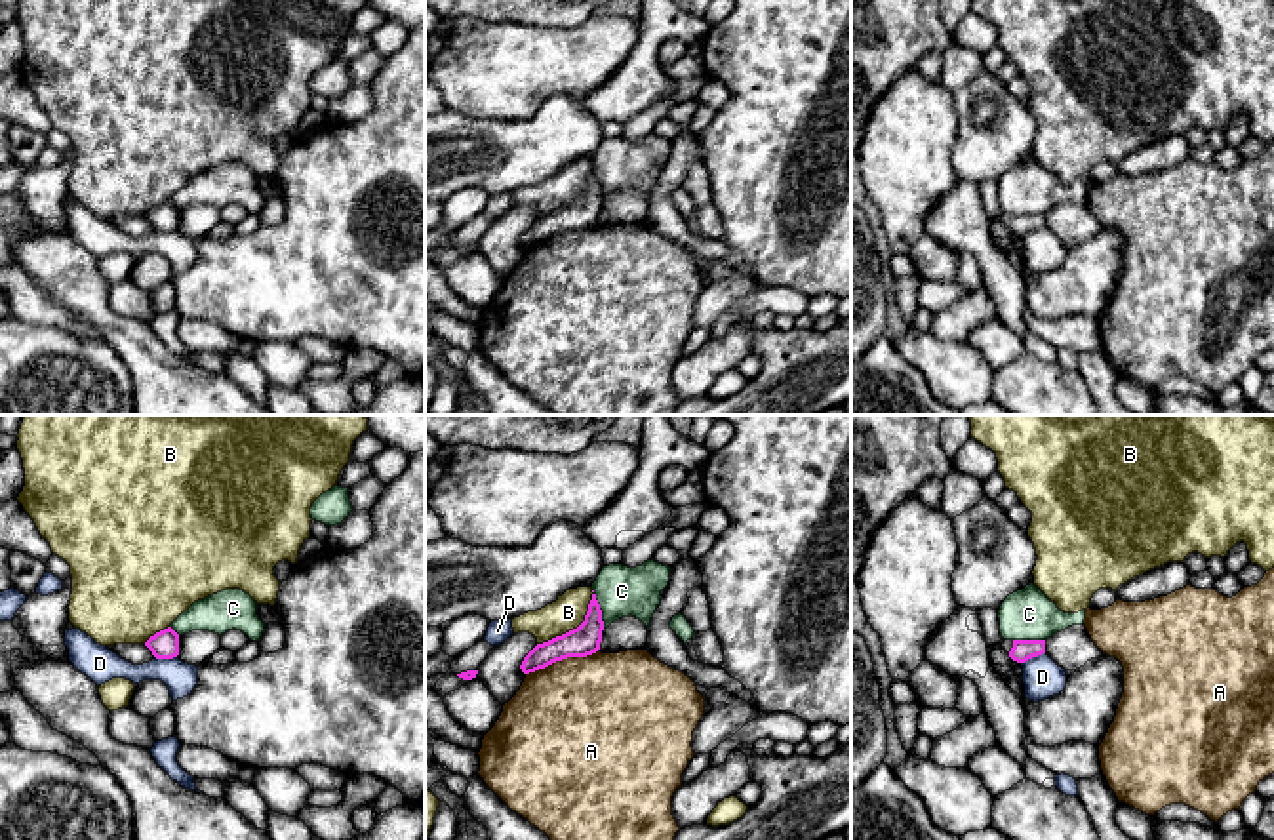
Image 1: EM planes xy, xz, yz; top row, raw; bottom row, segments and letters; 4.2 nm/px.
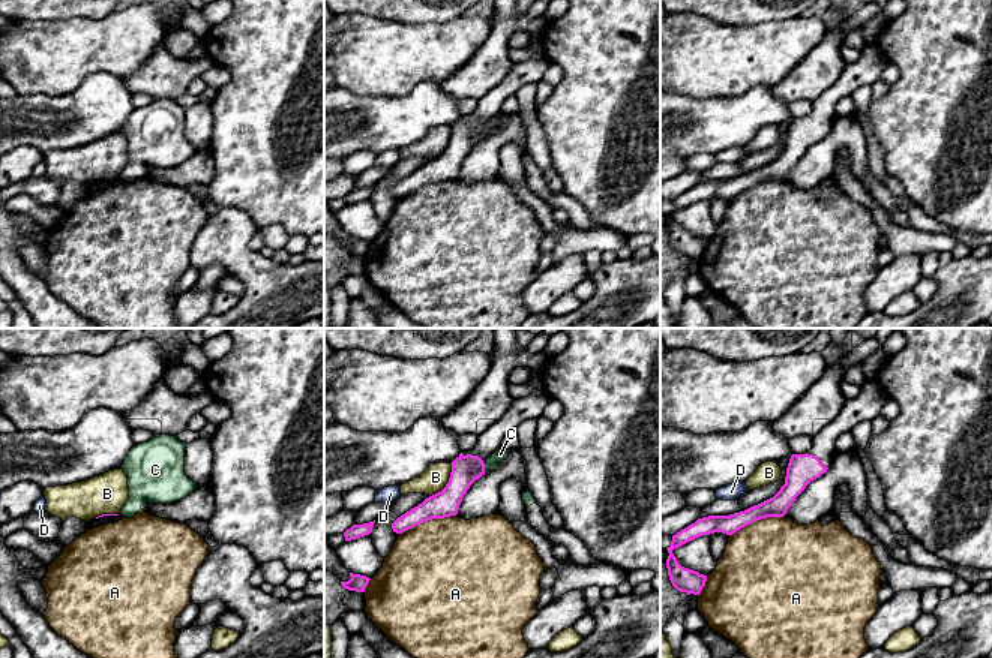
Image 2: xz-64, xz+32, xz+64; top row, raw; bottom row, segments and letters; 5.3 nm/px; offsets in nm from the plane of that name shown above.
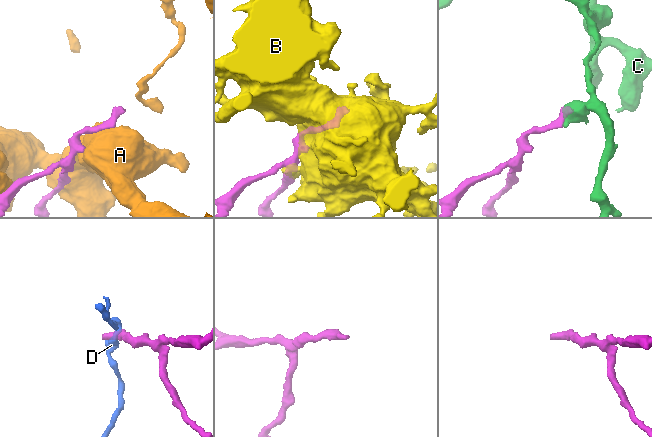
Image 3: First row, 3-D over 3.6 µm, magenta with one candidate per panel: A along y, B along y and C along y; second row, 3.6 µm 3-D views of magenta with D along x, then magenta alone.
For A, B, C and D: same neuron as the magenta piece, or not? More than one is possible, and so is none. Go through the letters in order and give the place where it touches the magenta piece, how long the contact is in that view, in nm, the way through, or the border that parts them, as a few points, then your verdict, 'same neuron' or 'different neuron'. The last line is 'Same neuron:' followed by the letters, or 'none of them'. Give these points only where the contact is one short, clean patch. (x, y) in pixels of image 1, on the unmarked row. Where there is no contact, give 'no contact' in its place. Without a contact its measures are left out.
A: xz (560, 233) | 320 nm | different neuron
B: xz (574, 202) | 340 nm | different neuron
C: xz (598, 181) | 180 nm | along xz (593, 162), (604, 200) | different neuron
D: yz (1033, 229) | 120 nm | along yz (1044, 225), (1021, 237) | different neuron
Same neuron: none of them

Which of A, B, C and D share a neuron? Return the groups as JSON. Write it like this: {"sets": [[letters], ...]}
{"sets": [["A"], ["B"], ["C"], ["D"]]}

